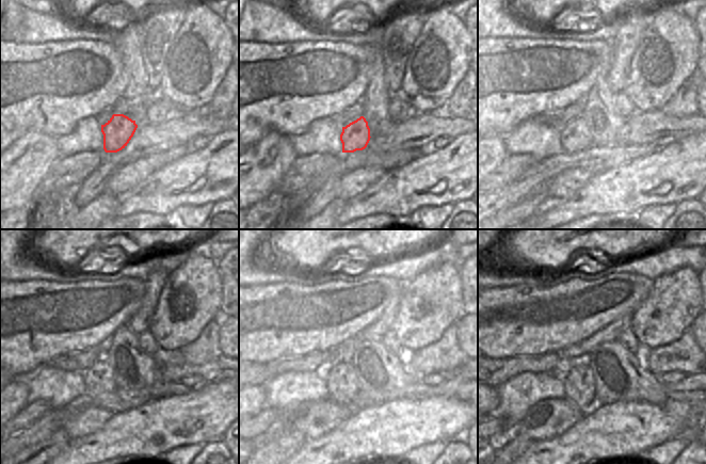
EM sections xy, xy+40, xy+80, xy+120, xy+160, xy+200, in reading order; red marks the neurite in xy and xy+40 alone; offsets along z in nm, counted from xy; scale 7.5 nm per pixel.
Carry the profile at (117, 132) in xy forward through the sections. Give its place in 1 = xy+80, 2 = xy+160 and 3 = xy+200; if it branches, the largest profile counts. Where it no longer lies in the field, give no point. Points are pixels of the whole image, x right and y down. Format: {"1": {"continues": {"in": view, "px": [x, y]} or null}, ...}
{"1": {"continues": {"in": "xy+80", "px": [576, 137]}}, "2": {"continues": {"in": "xy+160", "px": [341, 381]}}, "3": {"continues": {"in": "xy+200", "px": [578, 381]}}}

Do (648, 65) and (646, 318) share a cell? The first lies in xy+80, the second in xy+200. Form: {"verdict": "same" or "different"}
{"verdict": "same"}

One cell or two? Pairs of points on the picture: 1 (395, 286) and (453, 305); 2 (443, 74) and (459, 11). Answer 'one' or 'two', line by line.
1: two
2: two

